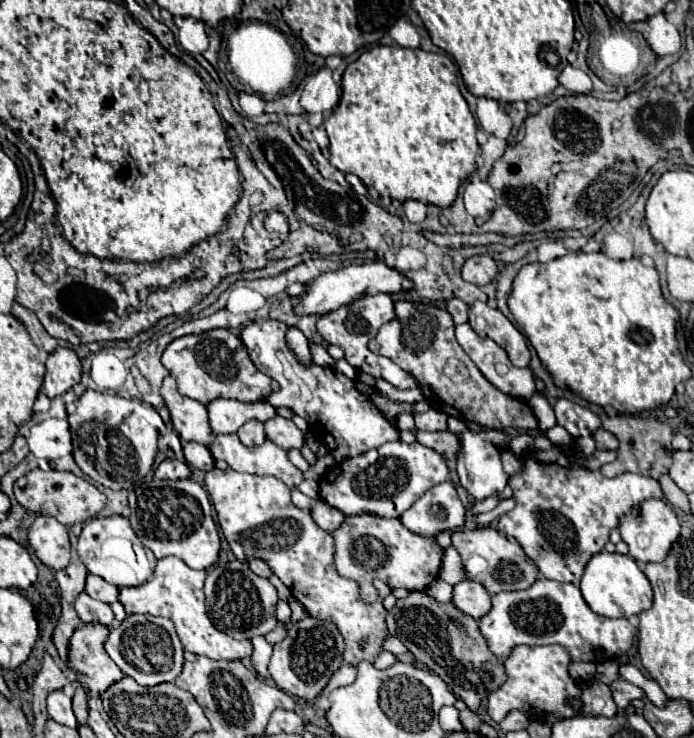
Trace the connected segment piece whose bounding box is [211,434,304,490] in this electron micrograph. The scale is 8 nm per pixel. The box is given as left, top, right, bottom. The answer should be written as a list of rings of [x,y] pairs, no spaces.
[[[219,434],[211,444],[211,454],[215,460],[225,460],[237,472],[249,472],[259,476],[277,476],[291,490],[303,480],[303,473],[289,458],[287,450],[265,438],[259,446],[243,446],[237,434]]]

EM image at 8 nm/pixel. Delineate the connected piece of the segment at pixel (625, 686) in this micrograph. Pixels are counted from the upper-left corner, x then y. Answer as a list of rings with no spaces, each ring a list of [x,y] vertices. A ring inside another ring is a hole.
[[[615,680],[615,682],[609,684],[609,688],[611,688],[613,700],[615,700],[615,704],[617,704],[619,710],[625,710],[631,700],[645,698],[645,692],[643,692],[639,686],[633,686],[633,684],[627,682],[627,680]]]

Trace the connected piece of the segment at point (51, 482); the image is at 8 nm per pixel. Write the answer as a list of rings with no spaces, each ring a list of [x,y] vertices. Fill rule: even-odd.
[[[31,470],[29,474],[21,476],[15,482],[15,496],[21,506],[35,514],[47,514],[55,516],[61,524],[73,526],[77,522],[85,522],[87,518],[97,516],[105,506],[105,494],[101,494],[93,484],[87,480],[71,474],[71,472],[59,472],[59,470]]]

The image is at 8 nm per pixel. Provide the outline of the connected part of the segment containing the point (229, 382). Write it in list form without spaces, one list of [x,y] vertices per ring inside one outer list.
[[[223,328],[173,340],[165,348],[161,362],[177,380],[179,392],[201,404],[209,404],[215,398],[233,398],[239,402],[253,404],[265,400],[271,392],[279,390],[279,384],[253,364],[243,342],[233,332]]]

